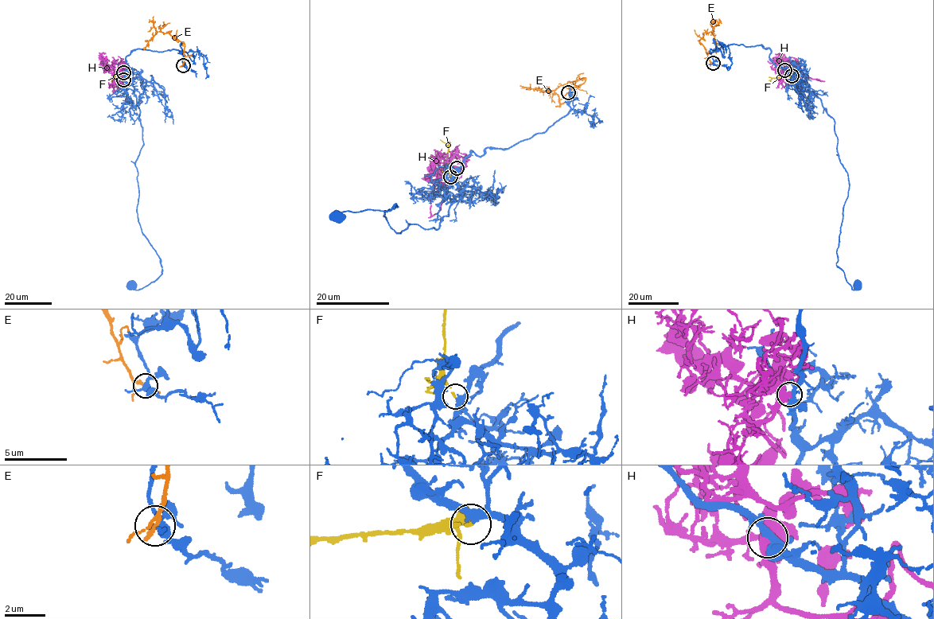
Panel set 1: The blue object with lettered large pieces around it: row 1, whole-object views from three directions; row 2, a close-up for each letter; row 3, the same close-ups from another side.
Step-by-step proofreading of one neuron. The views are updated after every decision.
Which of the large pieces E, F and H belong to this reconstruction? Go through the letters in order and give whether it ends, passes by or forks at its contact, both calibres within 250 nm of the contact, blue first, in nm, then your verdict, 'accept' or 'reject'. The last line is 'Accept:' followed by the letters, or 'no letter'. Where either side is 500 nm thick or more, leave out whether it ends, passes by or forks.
E: it forks there; 280 nm thick on the blue side, 160 nm on the other; reject
F: it ends there; 240 nm thick on the blue side, 120 nm on the other; accept
H: 360 nm thick on the blue side, 500 nm on the other; reject
Accept: F

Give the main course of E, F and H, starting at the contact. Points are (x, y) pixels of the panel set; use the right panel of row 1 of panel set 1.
E: (713, 63), (705, 47), (698, 41), (703, 33), (713, 32), (716, 53)
F: (792, 76), (772, 77), (770, 85)
H: (784, 70), (788, 65), (797, 64), (808, 76), (825, 81)

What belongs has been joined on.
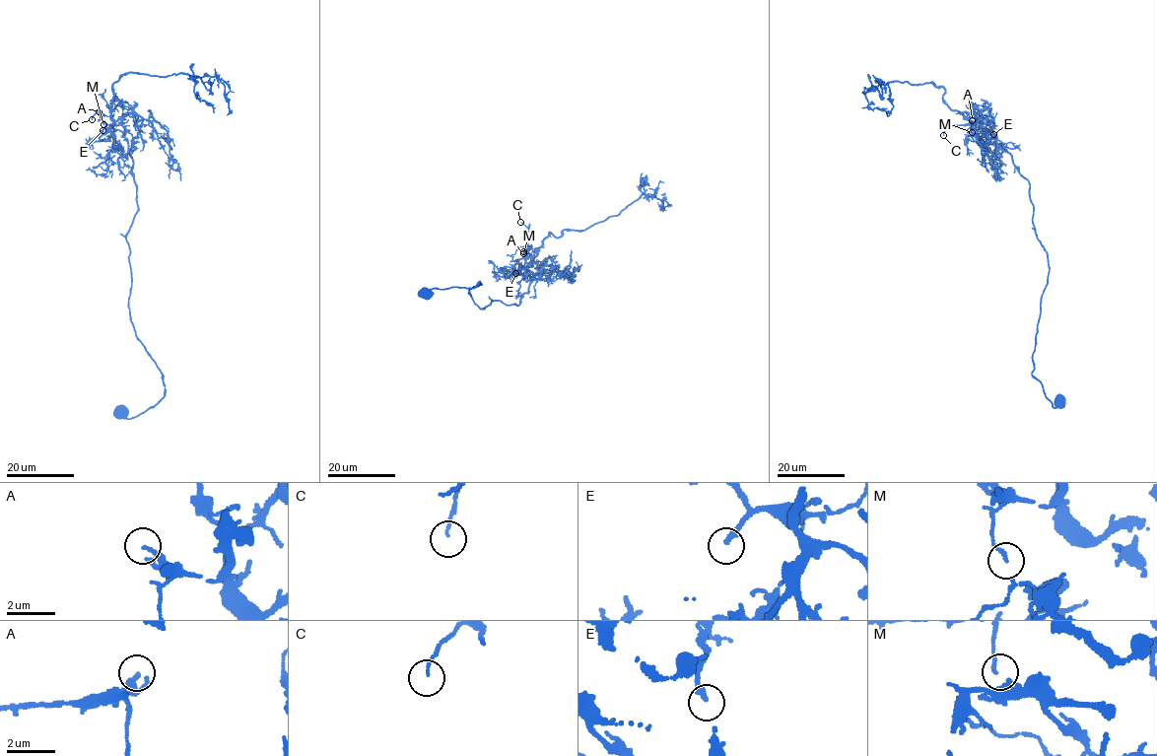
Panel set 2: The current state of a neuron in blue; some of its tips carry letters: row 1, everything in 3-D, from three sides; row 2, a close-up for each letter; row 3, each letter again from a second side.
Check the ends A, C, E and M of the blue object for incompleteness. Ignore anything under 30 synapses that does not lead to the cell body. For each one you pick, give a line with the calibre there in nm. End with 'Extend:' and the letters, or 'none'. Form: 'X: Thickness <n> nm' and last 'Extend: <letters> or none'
E: Thickness 220 nm
Extend: E

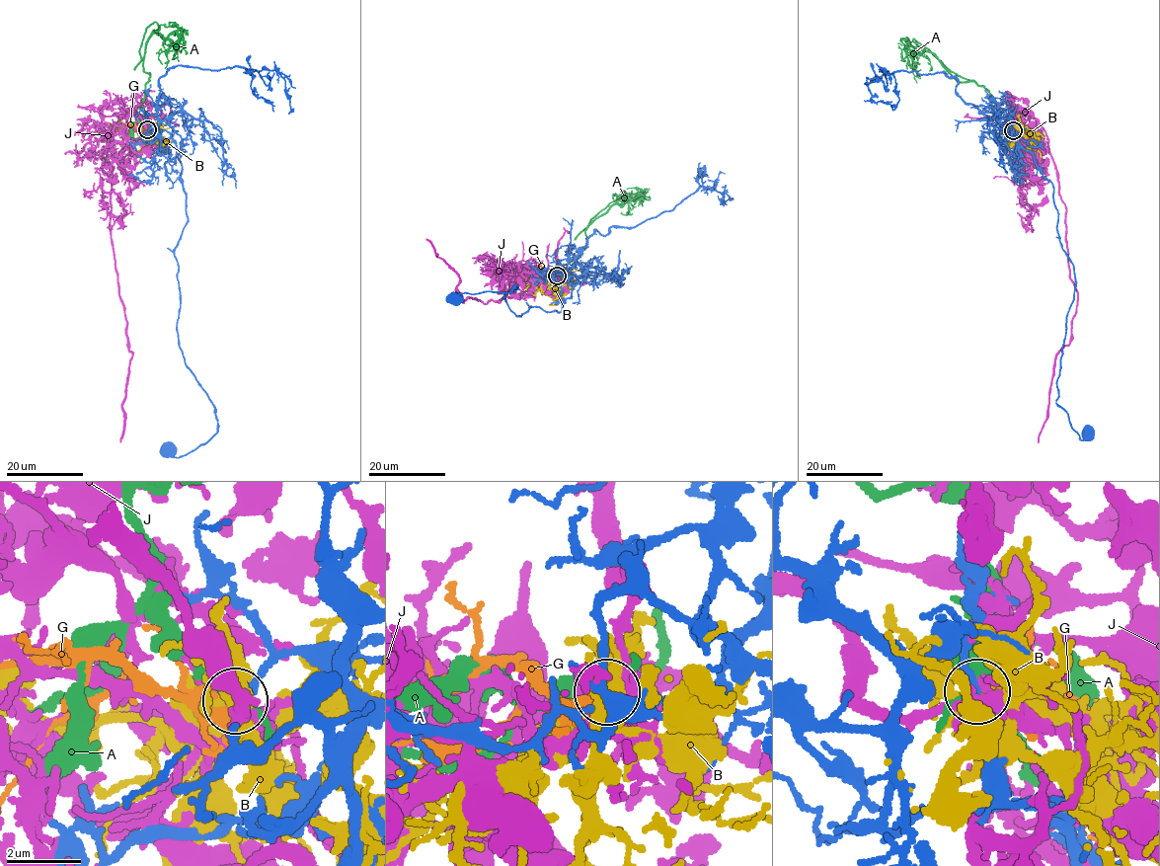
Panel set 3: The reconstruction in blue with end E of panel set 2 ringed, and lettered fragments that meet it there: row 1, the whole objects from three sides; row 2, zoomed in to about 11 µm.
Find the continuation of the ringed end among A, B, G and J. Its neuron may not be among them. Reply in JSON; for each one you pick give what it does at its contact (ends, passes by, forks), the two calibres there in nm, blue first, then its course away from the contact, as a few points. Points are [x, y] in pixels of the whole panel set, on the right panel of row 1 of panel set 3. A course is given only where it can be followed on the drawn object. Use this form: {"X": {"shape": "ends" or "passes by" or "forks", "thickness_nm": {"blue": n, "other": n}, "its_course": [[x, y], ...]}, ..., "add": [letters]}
{"G": {"shape": "forks", "thickness_nm": {"blue": 240, "other": 240}, "its_course": [[1013, 130], [1023, 130], [1028, 149]]}, "add": ["G"]}

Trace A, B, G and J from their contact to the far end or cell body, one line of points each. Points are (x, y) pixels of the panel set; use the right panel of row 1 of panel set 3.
A: (1012, 128), (1013, 112), (1004, 110), (989, 92), (973, 81), (959, 81), (931, 53), (906, 45), (919, 63)
B: (1013, 130), (1030, 150), (1025, 144), (1016, 142), (1011, 129), (1002, 122)
G: (1013, 130), (1023, 130), (1028, 149)
J: (1013, 129), (1049, 154), (1056, 169), (1077, 294), (1071, 341), (1057, 354), (1038, 442)

